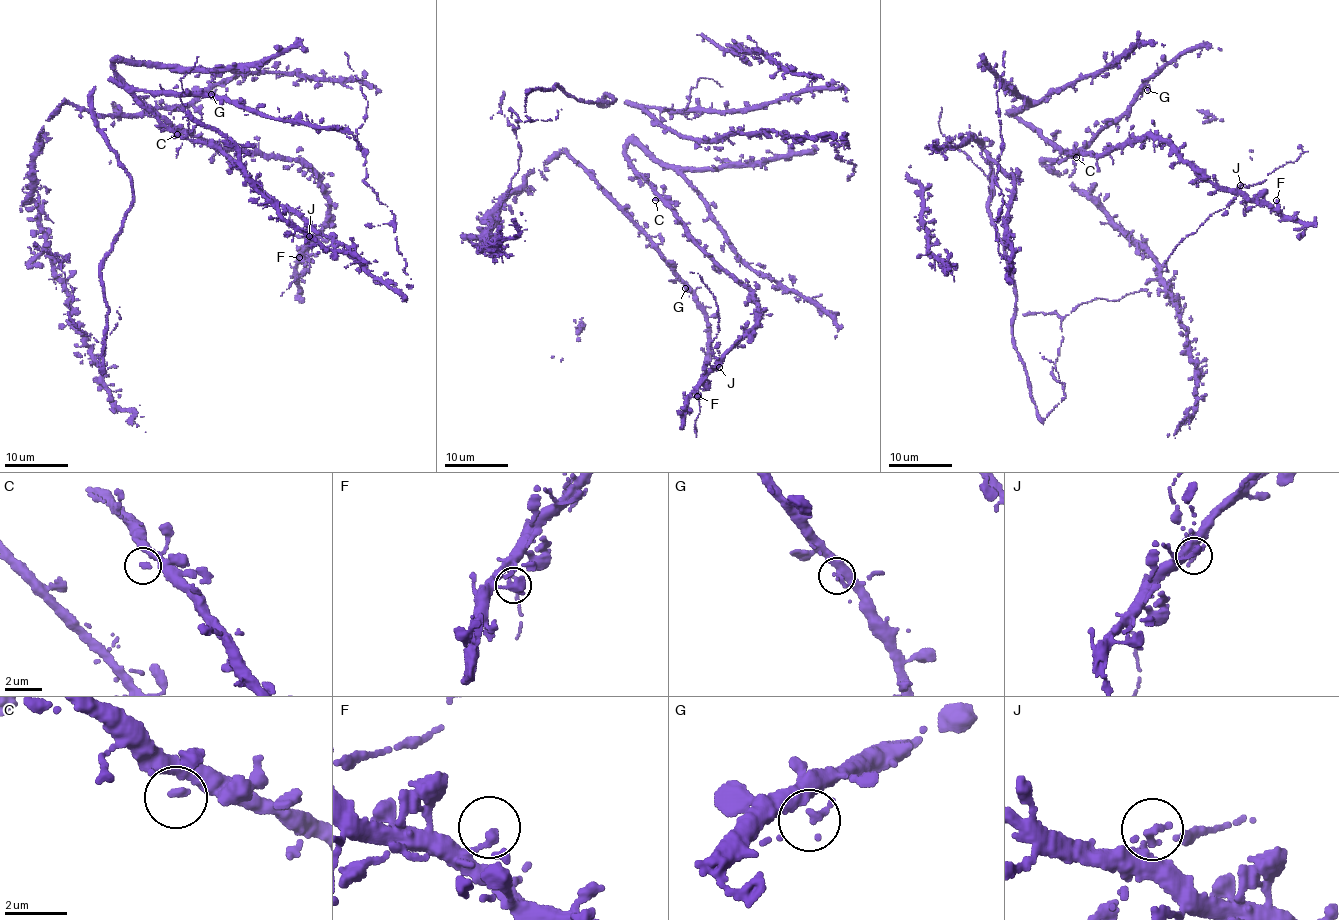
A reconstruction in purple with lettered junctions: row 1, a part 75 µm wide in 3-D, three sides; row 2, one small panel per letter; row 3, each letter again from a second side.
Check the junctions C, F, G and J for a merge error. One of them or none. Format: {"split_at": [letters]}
{"split_at": []}

